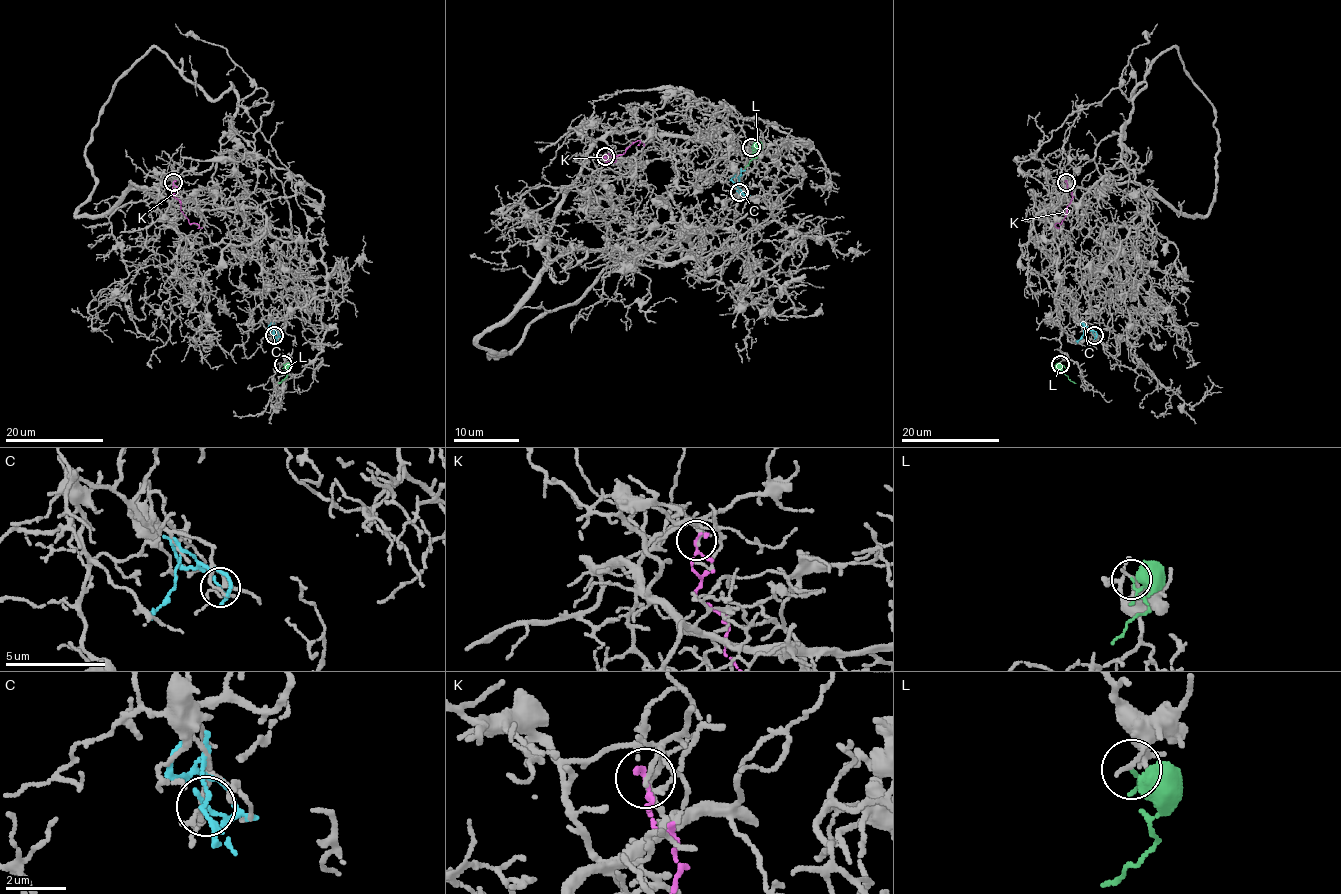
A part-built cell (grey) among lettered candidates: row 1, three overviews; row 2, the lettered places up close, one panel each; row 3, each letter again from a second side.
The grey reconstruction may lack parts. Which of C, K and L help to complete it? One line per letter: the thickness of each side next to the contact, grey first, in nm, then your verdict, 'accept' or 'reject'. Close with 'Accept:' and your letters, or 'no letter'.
C: calibres 150 and 120 nm; reject
K: calibres 140 and 130 nm; reject
L: calibres 140 and 80 nm; reject
Accept: no letter

